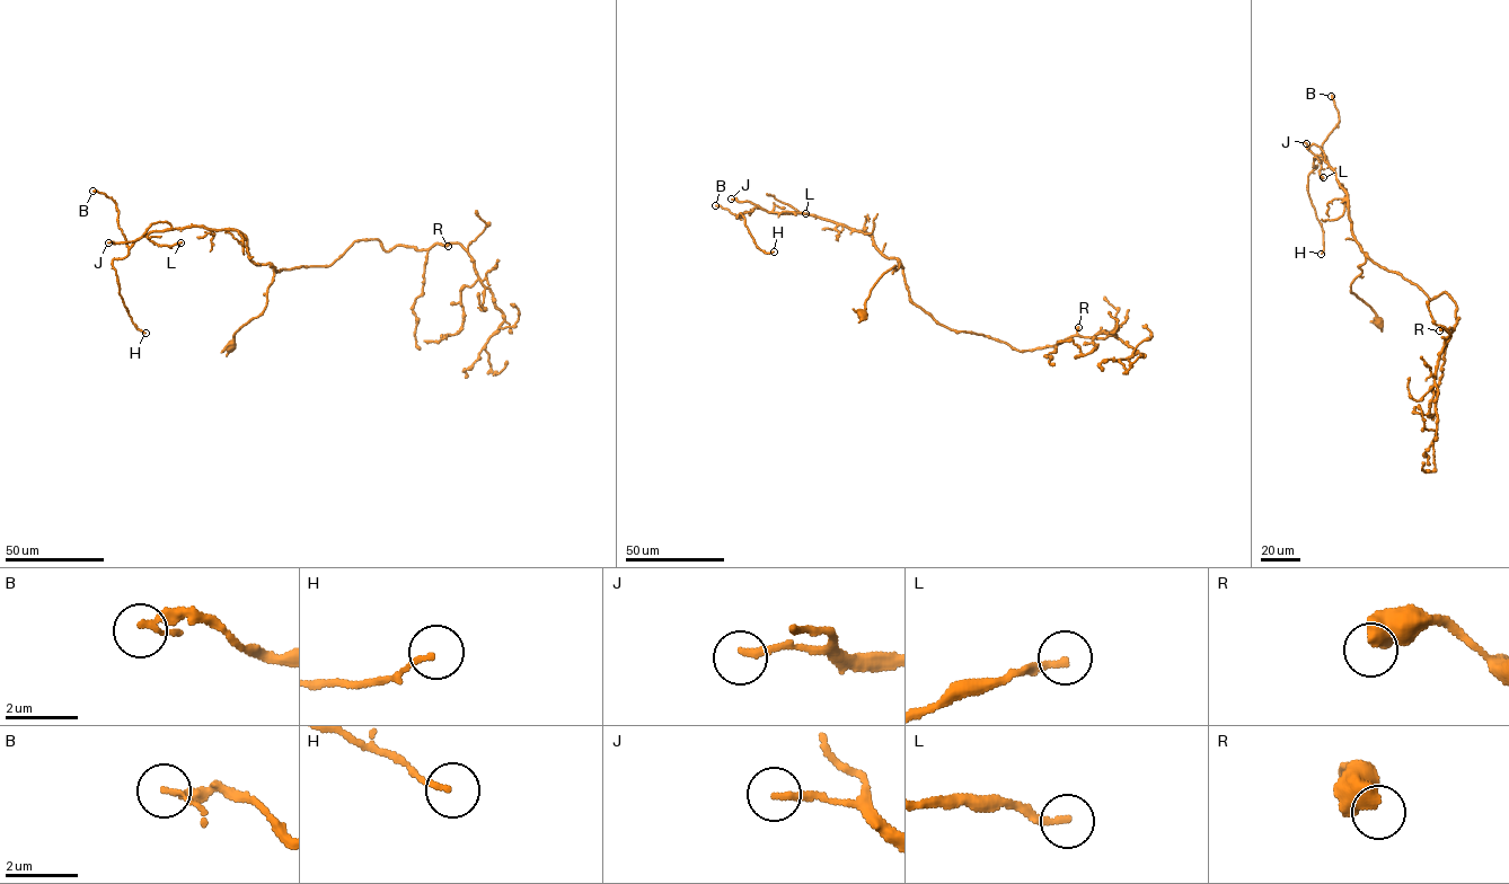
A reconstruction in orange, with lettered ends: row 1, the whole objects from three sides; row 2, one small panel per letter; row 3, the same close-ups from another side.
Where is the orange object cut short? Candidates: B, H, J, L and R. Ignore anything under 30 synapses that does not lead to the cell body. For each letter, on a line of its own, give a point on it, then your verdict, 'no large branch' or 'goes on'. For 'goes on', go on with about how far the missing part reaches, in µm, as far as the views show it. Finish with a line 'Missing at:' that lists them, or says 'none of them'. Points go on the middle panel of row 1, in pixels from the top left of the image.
B: place (715, 205); no large branch
H: place (774, 252); no large branch
J: place (731, 199); no large branch
L: place (805, 213); no large branch
R: place (1078, 327); no large branch
Missing at: none of them

